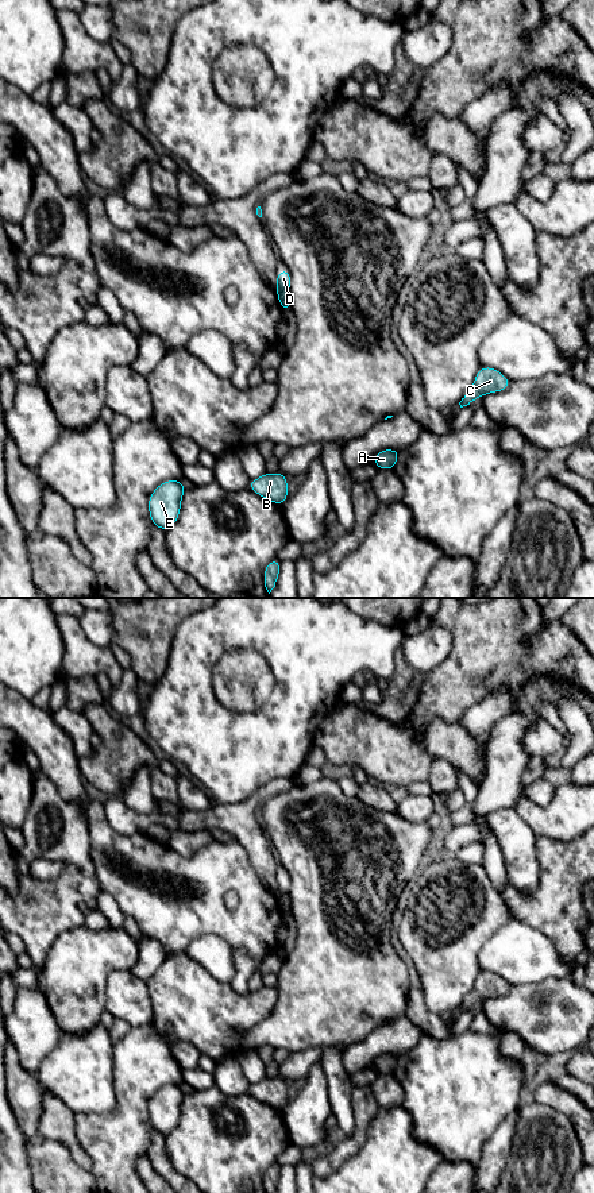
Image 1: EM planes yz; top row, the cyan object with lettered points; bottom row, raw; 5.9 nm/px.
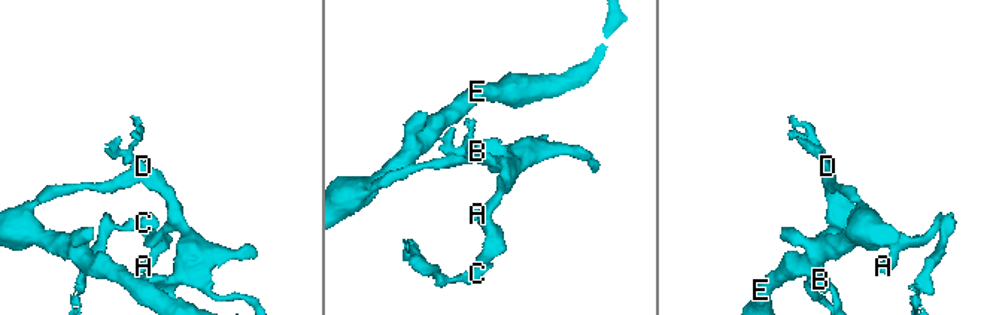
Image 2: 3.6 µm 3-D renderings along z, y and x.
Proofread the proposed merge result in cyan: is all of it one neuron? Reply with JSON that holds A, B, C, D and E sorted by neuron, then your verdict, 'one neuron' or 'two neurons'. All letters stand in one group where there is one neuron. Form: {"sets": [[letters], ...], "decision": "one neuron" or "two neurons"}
{"sets": [["A", "B", "C"], ["D", "E"]], "decision": "two neurons"}

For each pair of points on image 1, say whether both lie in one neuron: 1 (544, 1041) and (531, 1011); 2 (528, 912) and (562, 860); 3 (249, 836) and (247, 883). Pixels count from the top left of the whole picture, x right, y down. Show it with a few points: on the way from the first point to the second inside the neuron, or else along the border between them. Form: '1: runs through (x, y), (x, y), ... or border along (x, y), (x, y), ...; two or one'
1: runs through (544, 1034), (544, 1024), (537, 1018); one
2: runs through (542, 899), (562, 879), (562, 873); one
3: border along (236, 840), (245, 849), (257, 879), (263, 885); two

